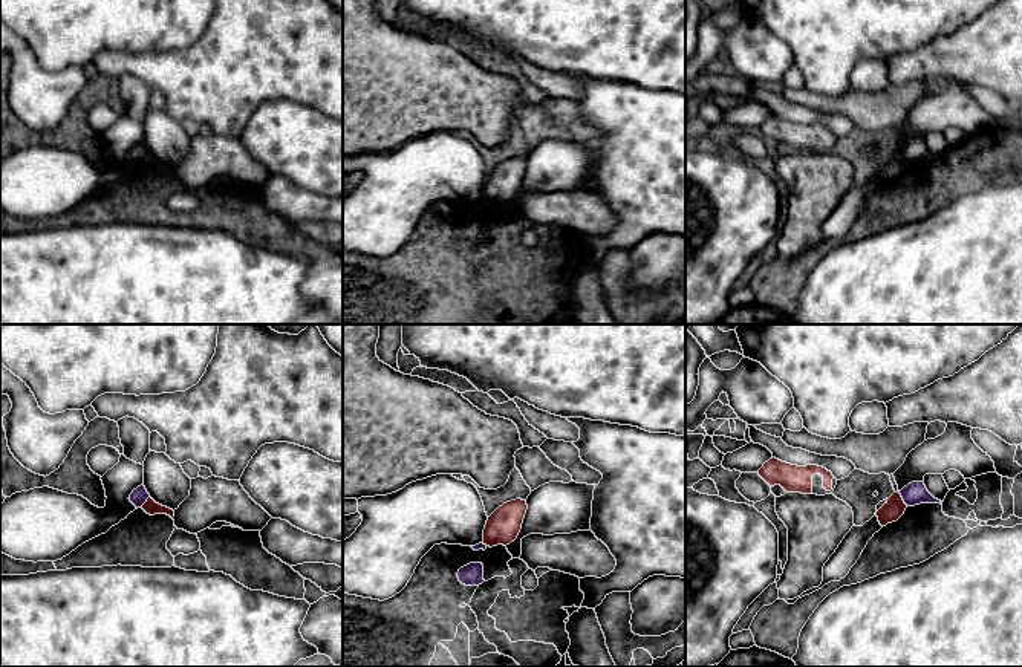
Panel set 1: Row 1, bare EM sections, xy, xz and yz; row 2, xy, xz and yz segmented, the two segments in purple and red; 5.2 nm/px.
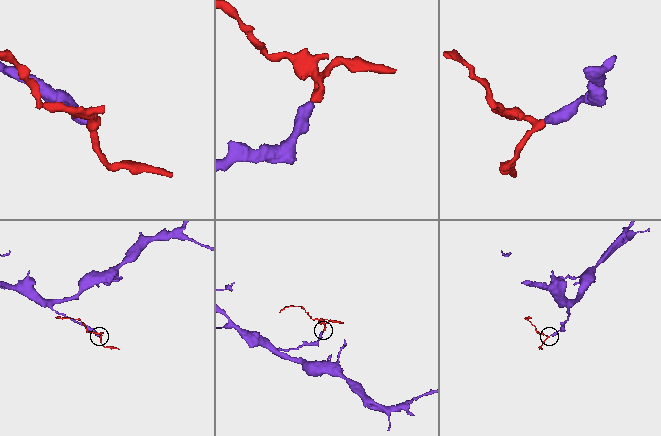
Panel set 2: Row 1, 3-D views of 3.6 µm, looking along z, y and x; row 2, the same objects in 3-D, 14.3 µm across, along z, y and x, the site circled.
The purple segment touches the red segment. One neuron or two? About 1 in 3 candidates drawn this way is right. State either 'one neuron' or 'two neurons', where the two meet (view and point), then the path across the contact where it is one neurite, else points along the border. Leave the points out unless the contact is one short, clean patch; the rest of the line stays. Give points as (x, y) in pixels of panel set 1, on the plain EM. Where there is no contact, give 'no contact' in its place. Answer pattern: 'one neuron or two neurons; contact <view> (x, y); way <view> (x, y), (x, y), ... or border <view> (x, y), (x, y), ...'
two neurons; contact yz (903, 156); border yz (898, 149), (908, 162)

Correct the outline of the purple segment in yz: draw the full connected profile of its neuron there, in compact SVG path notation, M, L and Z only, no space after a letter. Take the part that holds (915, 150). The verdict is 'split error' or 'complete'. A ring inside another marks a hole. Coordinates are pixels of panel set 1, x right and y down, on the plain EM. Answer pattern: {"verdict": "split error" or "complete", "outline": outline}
{"verdict": "complete", "outline": "M912 139L898 148L907 164L915 164L919 161L941 161L941 158L935 156L926 145L924 139Z"}

